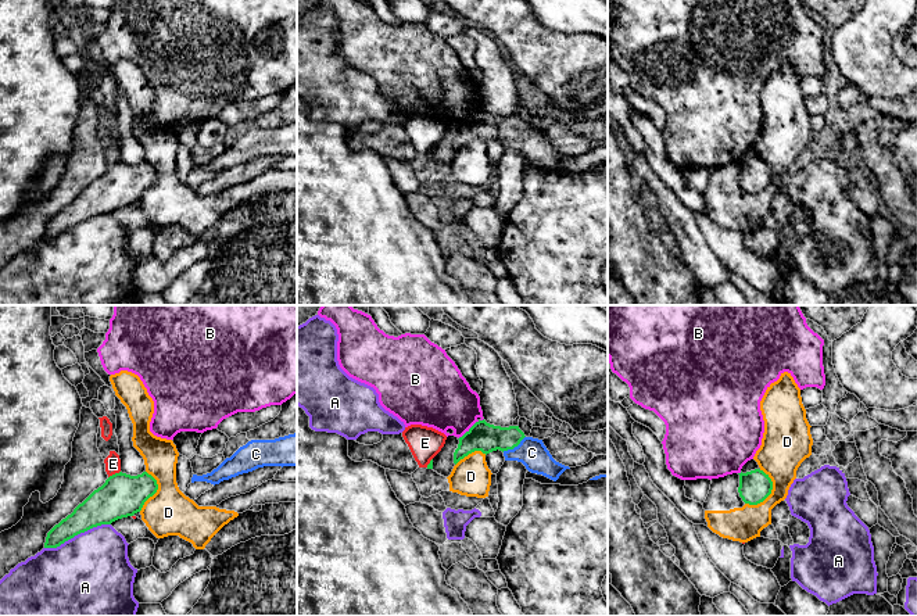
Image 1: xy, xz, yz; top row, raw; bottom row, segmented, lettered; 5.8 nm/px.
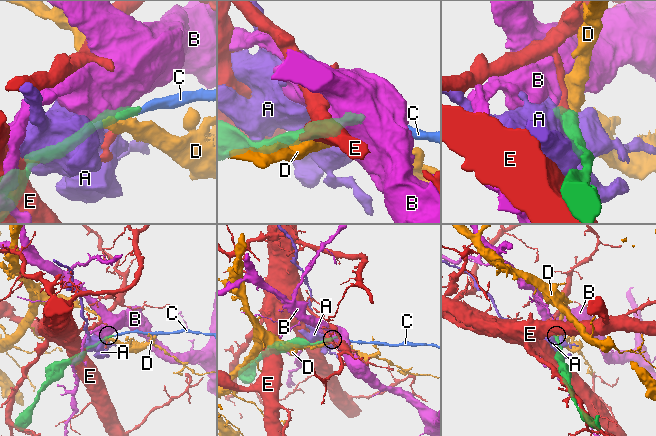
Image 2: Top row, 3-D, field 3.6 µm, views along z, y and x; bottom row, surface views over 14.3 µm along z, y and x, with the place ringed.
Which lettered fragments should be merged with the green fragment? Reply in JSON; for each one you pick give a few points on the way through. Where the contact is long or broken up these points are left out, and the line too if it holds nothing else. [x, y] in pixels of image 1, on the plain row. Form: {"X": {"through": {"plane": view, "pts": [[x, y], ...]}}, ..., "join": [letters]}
{"C": {"through": {"plane": "xz", "pts": [[482, 125], [505, 128], [513, 136], [532, 142]]}}, "join": ["C"]}

